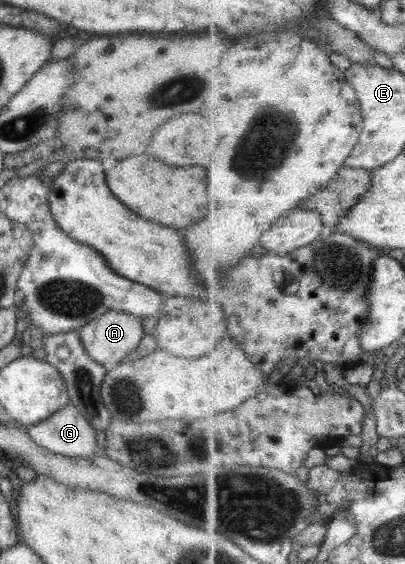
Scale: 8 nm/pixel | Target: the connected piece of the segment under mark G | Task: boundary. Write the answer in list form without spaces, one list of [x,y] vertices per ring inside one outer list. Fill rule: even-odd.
[[[72,403],[26,430],[36,444],[50,452],[86,458],[101,454],[94,427]]]

